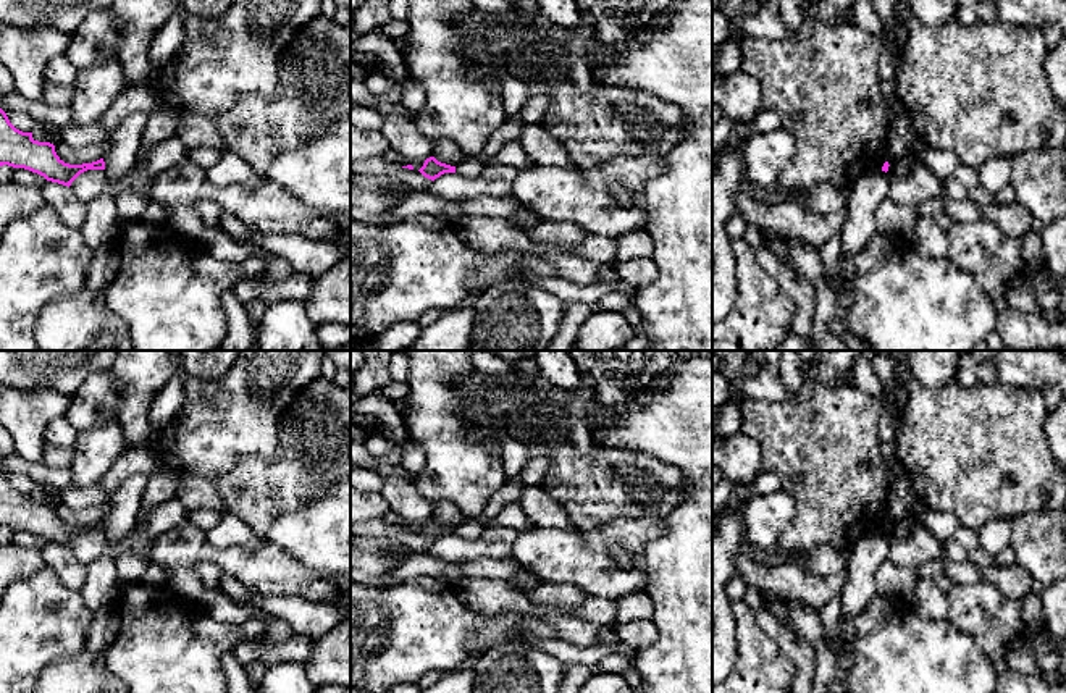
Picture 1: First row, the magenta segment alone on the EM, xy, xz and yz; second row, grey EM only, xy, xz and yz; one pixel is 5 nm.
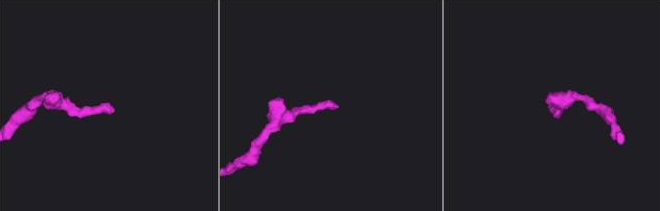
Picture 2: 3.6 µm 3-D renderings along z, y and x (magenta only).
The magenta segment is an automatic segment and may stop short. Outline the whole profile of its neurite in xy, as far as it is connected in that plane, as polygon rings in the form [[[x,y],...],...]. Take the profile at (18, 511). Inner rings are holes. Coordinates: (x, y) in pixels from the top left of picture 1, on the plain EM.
[[[0,470],[0,528],[3,527],[29,531],[68,549],[87,531],[105,531],[103,520],[82,527],[65,525],[53,506],[34,502],[32,494],[16,491]]]

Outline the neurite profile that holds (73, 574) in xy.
[[[47,543],[37,549],[45,562],[60,577],[61,583],[76,593],[82,591],[87,567],[81,564],[71,549]]]

